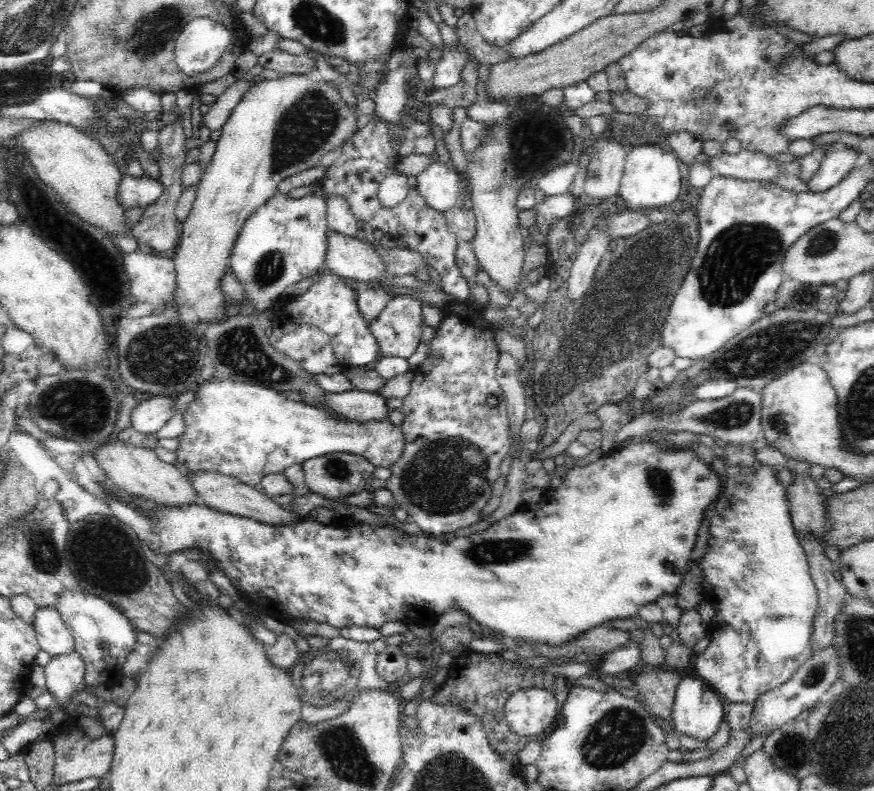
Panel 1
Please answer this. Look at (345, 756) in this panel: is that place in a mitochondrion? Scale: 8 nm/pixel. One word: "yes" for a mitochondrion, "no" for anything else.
yes

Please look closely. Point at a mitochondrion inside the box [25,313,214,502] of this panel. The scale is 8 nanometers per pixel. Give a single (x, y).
(174, 350)

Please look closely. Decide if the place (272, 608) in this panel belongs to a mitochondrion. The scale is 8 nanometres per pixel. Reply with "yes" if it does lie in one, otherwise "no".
no

